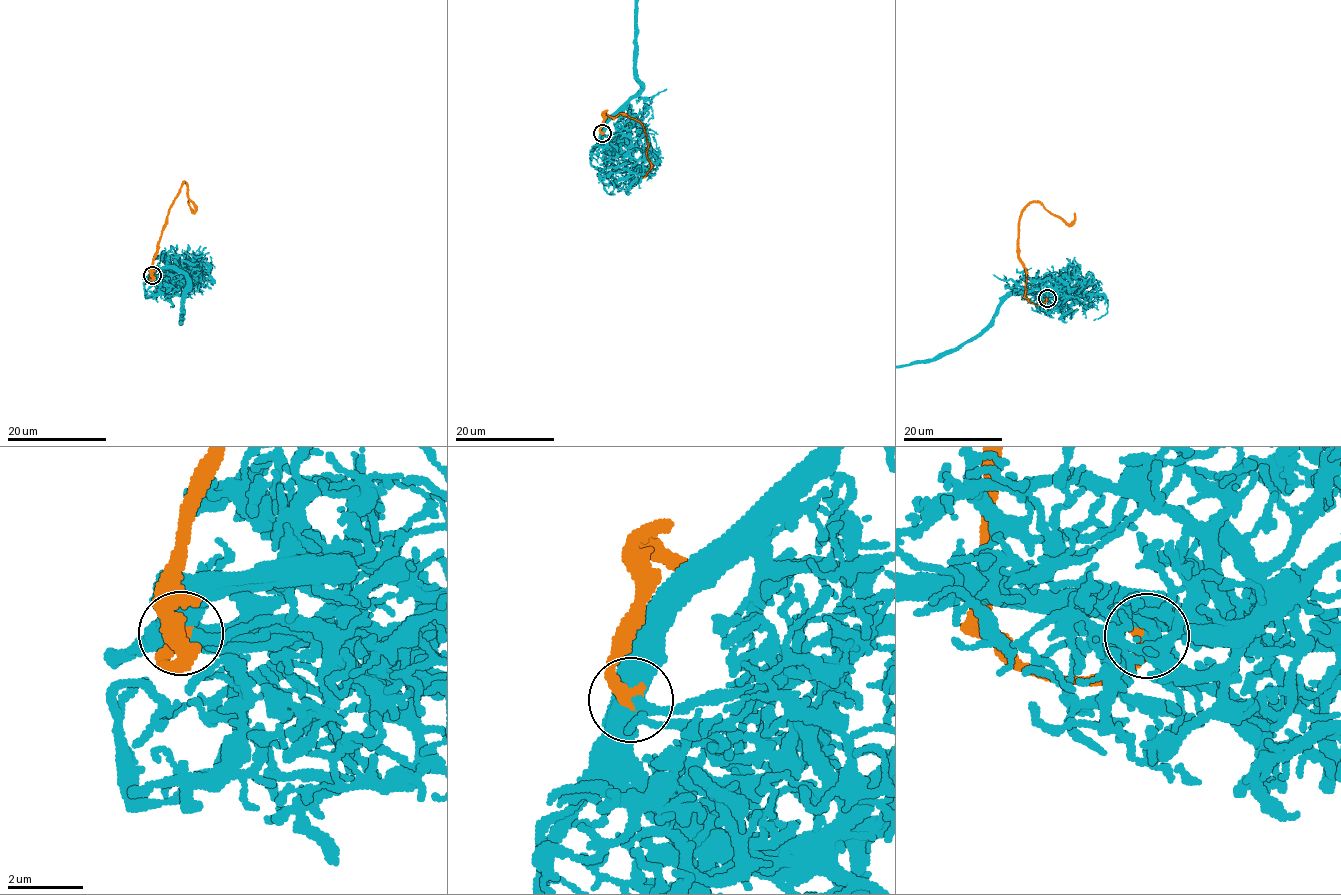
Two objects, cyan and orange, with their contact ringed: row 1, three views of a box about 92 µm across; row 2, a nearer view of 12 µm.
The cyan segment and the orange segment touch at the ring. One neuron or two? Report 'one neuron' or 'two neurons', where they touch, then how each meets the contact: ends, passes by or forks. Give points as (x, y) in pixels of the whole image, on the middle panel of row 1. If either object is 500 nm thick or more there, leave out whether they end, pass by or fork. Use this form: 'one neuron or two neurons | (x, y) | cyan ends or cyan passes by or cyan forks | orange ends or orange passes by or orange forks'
one neuron | (602, 133) | cyan forks | orange ends

